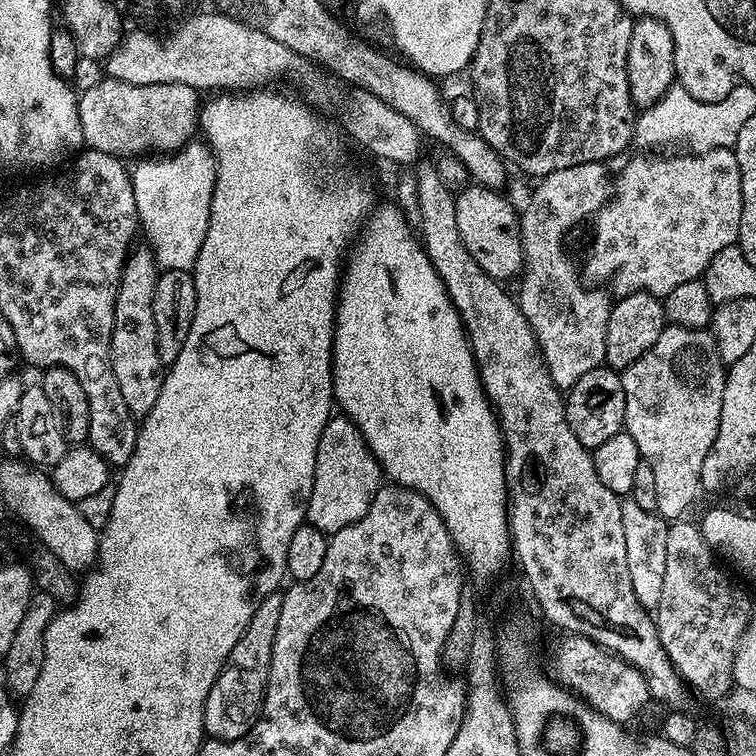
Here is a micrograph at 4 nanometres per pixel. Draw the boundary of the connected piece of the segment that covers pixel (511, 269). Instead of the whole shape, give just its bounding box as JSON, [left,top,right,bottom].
[455,182,524,282]

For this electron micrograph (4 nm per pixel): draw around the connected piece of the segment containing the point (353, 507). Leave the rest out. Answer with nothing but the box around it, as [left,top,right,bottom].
[307,414,382,534]

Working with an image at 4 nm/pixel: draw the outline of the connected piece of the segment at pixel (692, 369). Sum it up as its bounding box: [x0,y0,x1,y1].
[620,324,726,522]

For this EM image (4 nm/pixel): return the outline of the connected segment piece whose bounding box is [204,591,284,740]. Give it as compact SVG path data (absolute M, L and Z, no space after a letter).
M271 592L254 610L242 638L234 642L204 707L204 734L214 740L237 740L256 725L260 707L264 705L264 691L268 685L270 658L274 634L278 634L278 614L282 614L283 595Z

